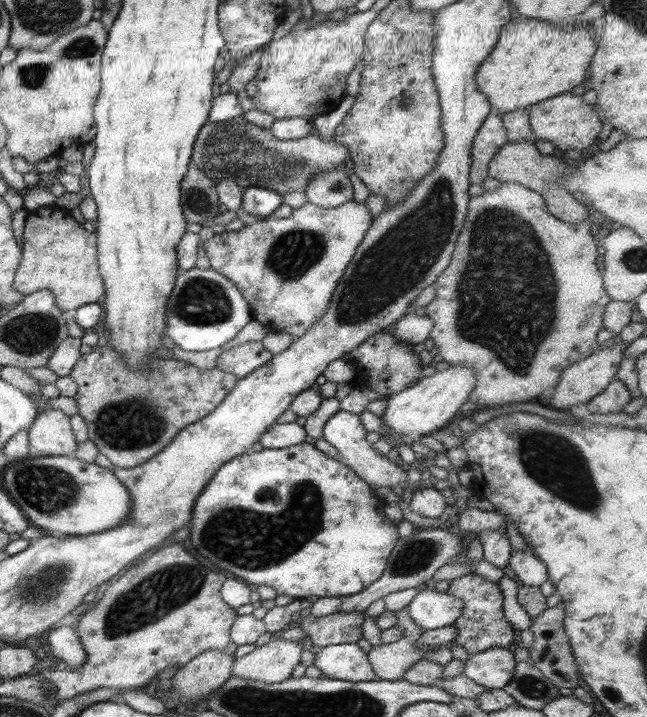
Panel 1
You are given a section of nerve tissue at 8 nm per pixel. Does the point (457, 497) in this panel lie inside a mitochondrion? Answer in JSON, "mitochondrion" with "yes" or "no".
{"mitochondrion":"no"}

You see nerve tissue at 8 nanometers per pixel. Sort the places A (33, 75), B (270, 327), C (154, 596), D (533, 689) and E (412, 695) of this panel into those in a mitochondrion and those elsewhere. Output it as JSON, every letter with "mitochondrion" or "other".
{"A":"mitochondrion","B":"other","C":"mitochondrion","D":"mitochondrion","E":"other"}

